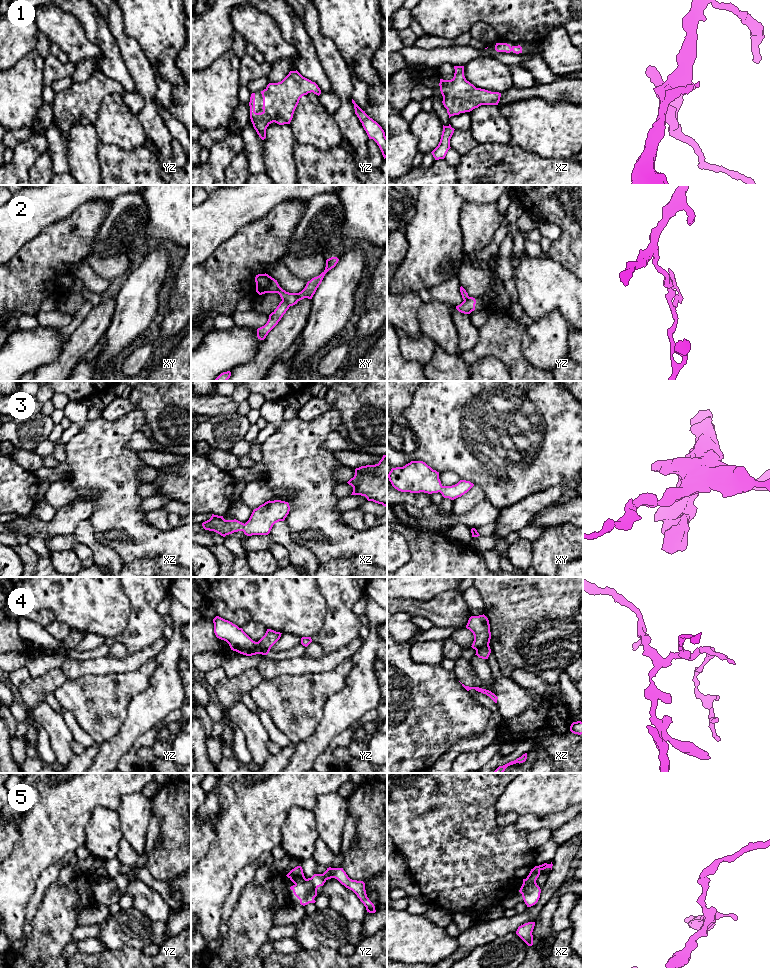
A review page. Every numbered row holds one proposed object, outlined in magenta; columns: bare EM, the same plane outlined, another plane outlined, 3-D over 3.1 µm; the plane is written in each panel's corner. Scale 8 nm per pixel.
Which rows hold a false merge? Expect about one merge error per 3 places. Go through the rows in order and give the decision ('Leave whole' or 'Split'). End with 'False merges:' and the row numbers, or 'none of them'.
1: Leave whole
2: Split
3: Leave whole
4: Split
5: Split
False merges: 2, 4, 5

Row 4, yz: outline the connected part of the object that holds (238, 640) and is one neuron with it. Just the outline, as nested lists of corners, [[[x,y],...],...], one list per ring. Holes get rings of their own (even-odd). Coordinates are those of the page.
[[[219,616],[213,619],[214,633],[217,638],[226,641],[231,650],[246,656],[256,654],[267,655],[268,650],[263,650],[259,642],[253,641],[242,628]]]

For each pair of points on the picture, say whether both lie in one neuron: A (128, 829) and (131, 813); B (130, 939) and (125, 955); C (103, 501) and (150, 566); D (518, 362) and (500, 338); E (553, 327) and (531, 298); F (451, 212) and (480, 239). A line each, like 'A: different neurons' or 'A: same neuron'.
A: same neuron
B: different neurons
C: different neurons
D: same neuron
E: different neurons
F: different neurons

